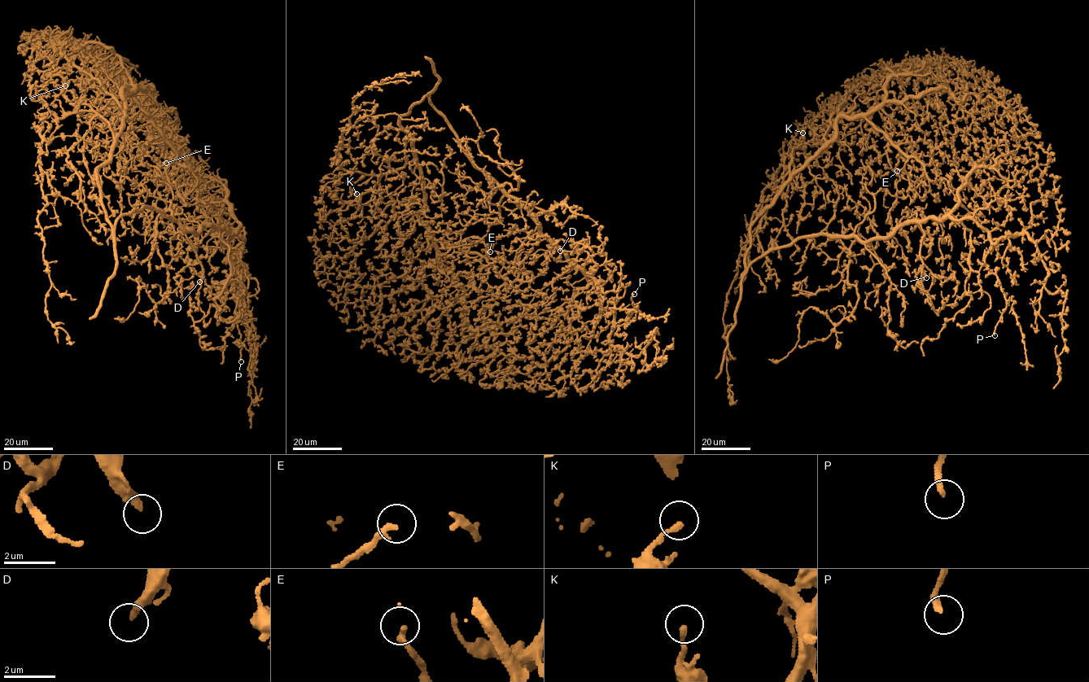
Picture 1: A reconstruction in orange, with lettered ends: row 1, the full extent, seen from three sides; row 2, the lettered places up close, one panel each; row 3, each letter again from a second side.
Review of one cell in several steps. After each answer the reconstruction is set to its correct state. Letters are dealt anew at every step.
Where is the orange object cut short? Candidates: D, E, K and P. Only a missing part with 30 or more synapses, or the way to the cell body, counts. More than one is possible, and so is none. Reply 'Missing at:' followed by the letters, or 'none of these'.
Missing at: P

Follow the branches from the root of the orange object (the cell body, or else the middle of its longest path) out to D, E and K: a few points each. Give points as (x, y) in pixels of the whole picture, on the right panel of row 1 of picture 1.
D: (757, 259), (800, 238), (869, 241), (916, 222), (924, 235), (924, 291), (916, 275), (920, 269), (926, 277)
E: (757, 259), (800, 238), (850, 235), (874, 209), (877, 192), (882, 188), (895, 194), (897, 171)
K: (757, 259), (742, 276), (750, 225), (788, 179), (790, 156), (791, 162), (793, 151), (802, 143), (802, 133)

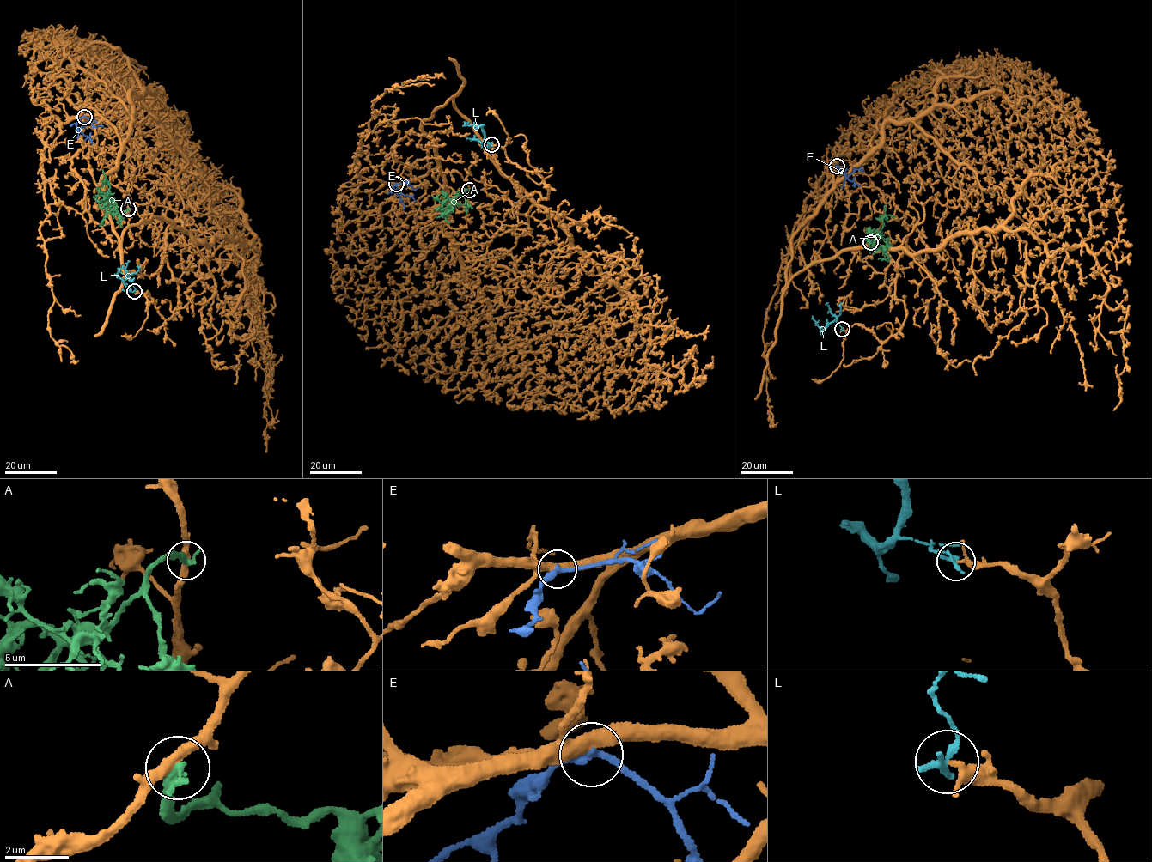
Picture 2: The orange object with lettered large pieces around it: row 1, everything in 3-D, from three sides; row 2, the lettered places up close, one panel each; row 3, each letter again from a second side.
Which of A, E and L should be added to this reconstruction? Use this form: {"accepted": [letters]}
{"accepted": []}

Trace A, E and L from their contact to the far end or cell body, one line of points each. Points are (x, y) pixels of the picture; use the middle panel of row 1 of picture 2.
A: (469, 191), (466, 190), (448, 211), (437, 218)
E: (395, 184), (392, 191), (410, 196), (416, 200)
L: (491, 145), (484, 141), (484, 135), (479, 126), (466, 124), (466, 122)

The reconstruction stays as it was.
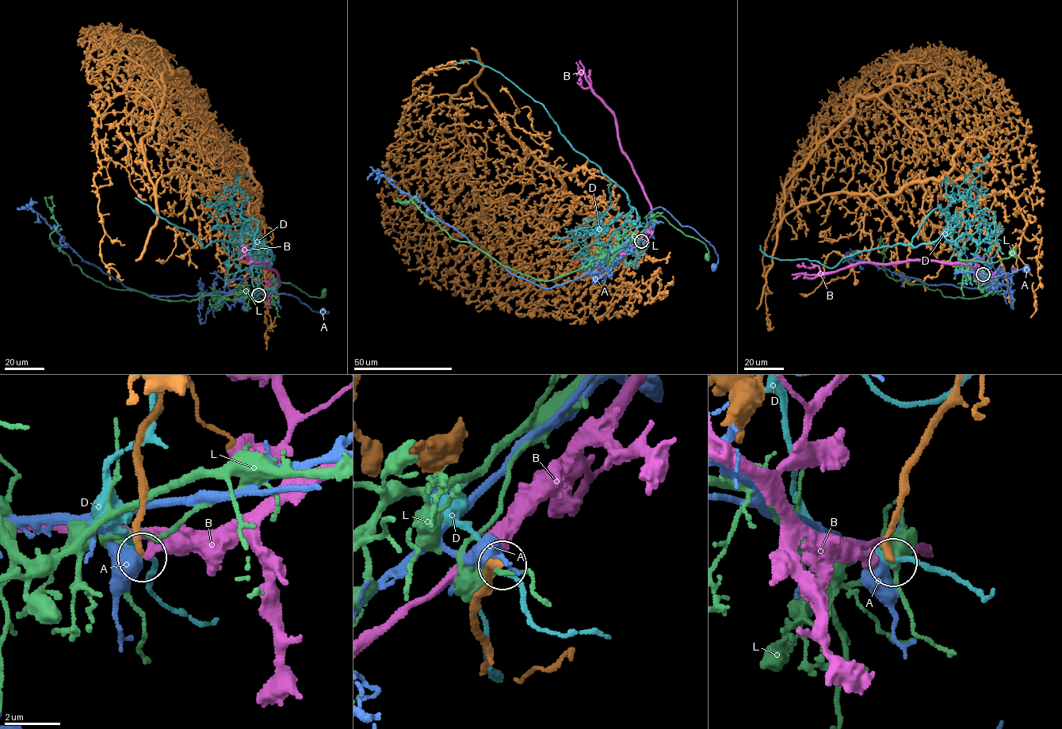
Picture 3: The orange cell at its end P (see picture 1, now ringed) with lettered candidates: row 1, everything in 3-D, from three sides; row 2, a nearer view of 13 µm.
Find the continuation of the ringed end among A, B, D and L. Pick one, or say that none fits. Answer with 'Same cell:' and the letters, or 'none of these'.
Same cell: none of these

